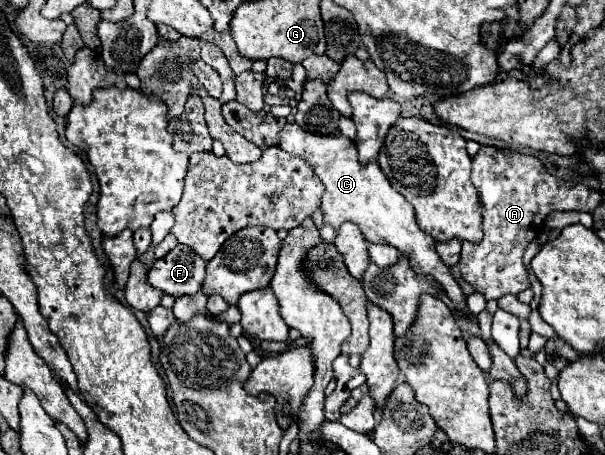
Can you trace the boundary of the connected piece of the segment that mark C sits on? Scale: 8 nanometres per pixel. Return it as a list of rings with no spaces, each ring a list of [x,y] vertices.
[[[286,123],[280,133],[280,147],[288,153],[298,153],[298,157],[308,159],[308,163],[324,183],[326,191],[322,195],[322,205],[320,205],[324,213],[324,221],[328,221],[334,227],[340,227],[344,221],[352,221],[360,227],[368,243],[386,243],[396,247],[400,253],[404,253],[410,259],[410,265],[416,273],[432,275],[444,287],[446,295],[452,299],[456,309],[460,309],[462,313],[468,311],[462,289],[454,281],[450,269],[438,257],[436,243],[432,241],[432,237],[428,237],[428,233],[424,233],[418,227],[412,205],[404,201],[404,197],[390,185],[390,181],[384,177],[376,161],[368,161],[368,165],[364,167],[358,163],[354,141],[350,141],[342,133],[316,135],[304,131],[296,123]]]

